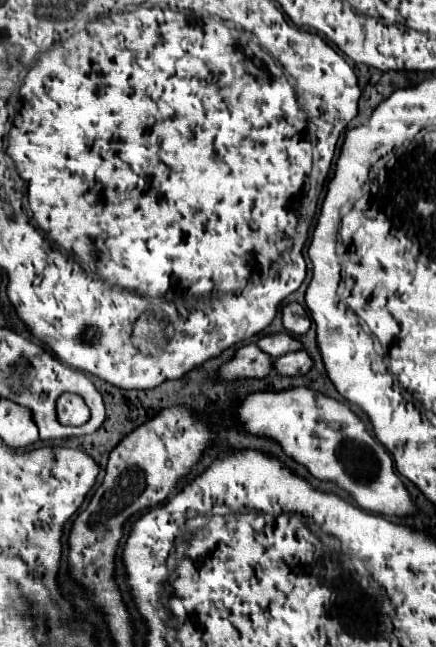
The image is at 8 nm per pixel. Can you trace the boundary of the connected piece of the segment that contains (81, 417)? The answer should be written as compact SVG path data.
M63 393L63 395L57 399L57 419L59 419L63 425L79 427L79 425L85 425L85 423L89 421L89 417L91 417L89 407L85 405L85 401L83 401L81 395Z

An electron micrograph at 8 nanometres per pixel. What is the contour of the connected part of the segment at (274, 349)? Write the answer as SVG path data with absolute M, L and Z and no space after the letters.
M275 333L275 335L265 335L257 341L257 347L267 353L271 359L277 359L285 353L291 353L291 351L299 351L301 349L301 343L289 335L289 333Z

